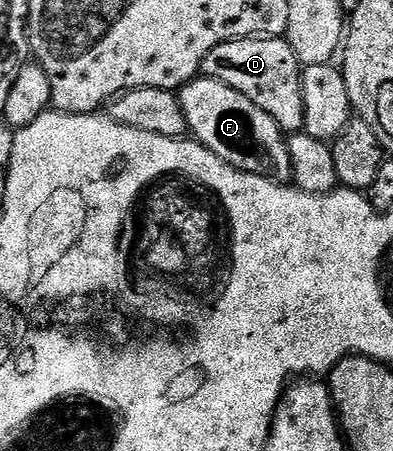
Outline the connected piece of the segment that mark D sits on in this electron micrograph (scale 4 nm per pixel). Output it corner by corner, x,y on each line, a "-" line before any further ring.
254,37
232,39
230,43
211,49
205,58
204,74
211,79
231,85
235,93
243,93
247,101
255,101
267,117
271,117
286,133
301,133
305,129
305,106
303,105
303,65
295,57
285,37

